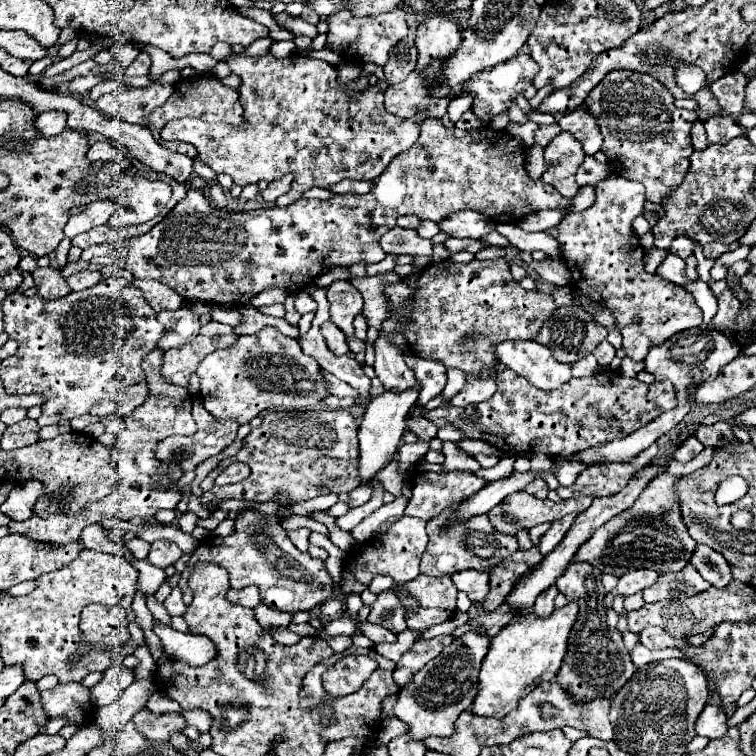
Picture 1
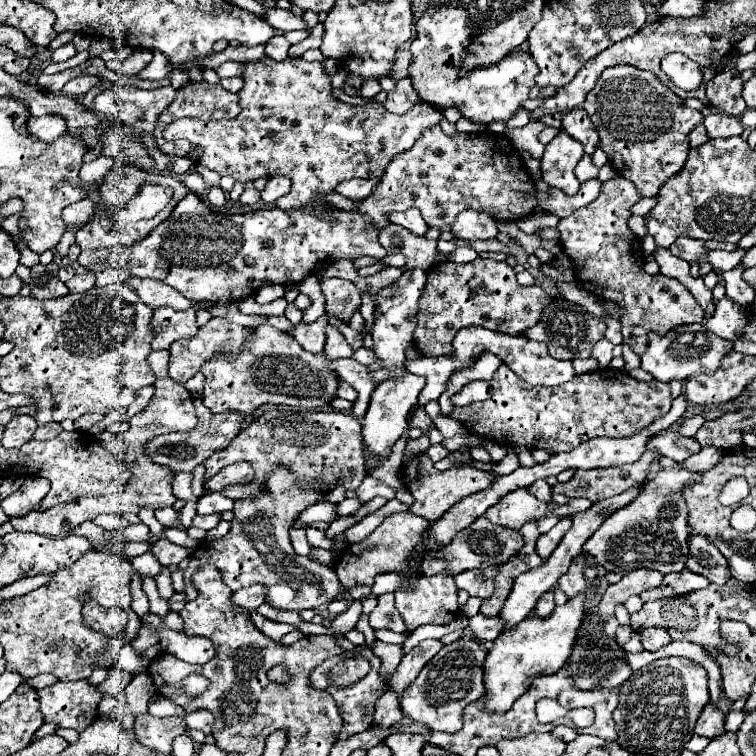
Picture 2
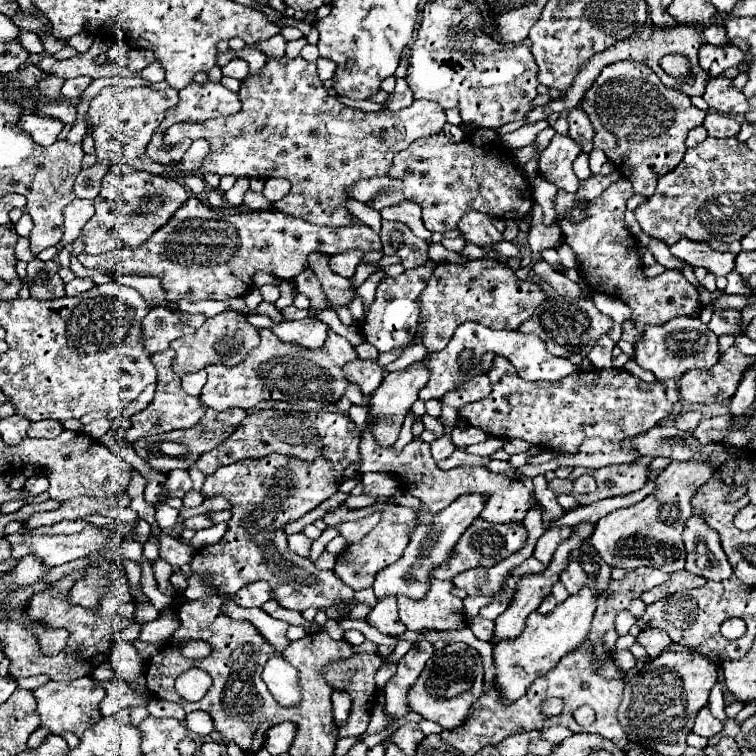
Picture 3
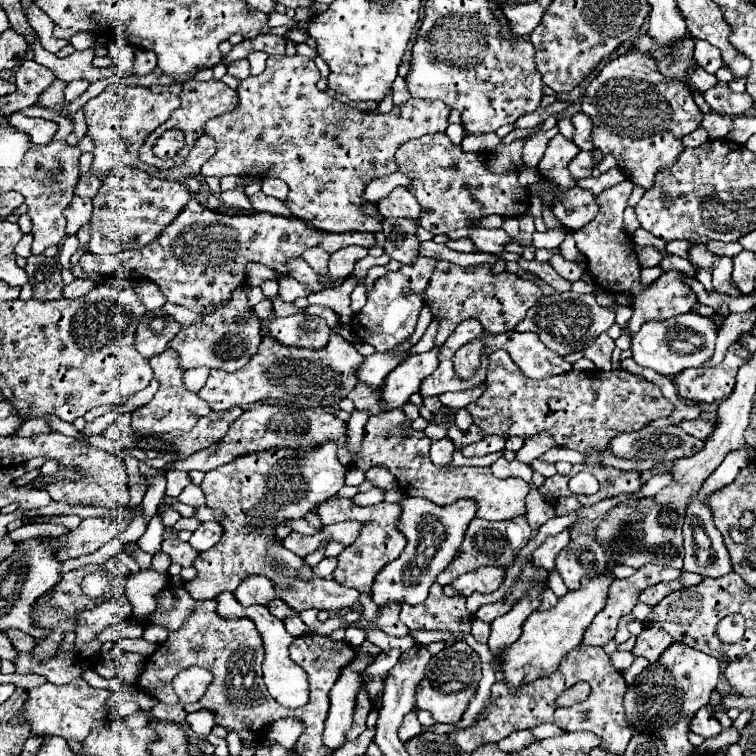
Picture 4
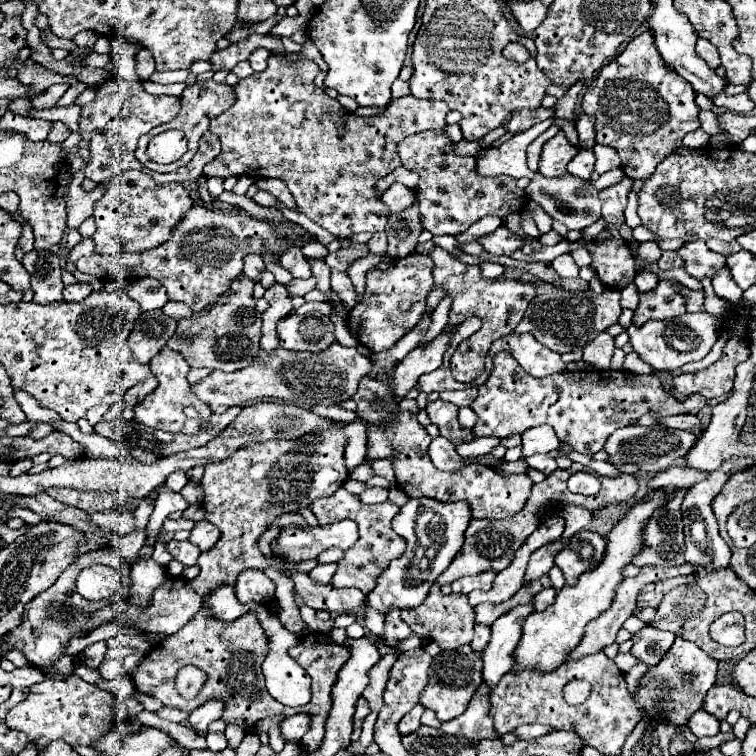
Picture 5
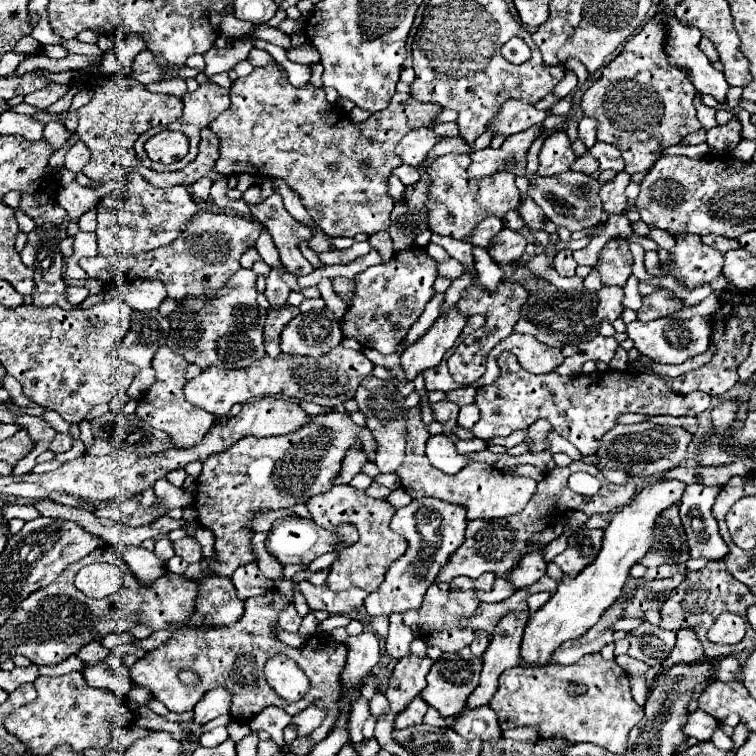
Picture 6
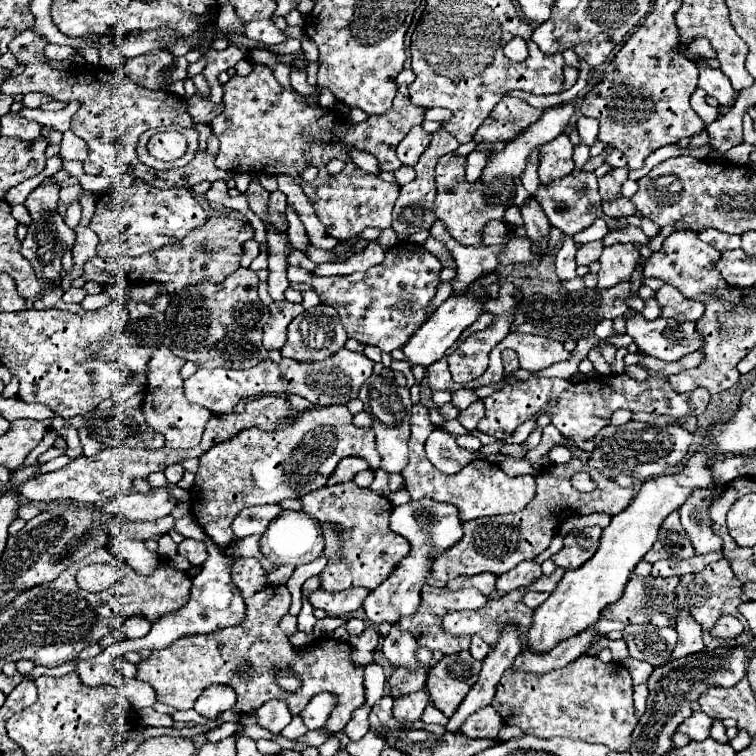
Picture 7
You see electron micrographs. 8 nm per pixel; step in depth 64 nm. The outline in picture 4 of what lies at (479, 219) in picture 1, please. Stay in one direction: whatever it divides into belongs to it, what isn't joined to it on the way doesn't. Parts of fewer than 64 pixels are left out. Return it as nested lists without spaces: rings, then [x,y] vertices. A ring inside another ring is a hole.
[[[470,224],[468,228],[472,228],[472,236],[470,236],[472,242],[482,252],[502,254],[506,250],[506,244],[514,242],[514,238],[510,238],[508,232],[502,230],[502,228],[498,228],[498,230],[478,230],[478,228],[474,228],[474,224]]]

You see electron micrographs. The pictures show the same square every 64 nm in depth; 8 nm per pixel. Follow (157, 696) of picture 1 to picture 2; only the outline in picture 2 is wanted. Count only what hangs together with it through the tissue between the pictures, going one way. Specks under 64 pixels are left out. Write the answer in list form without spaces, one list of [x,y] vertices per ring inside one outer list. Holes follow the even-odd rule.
[[[152,696],[150,704],[148,704],[148,714],[152,714],[152,716],[180,716],[180,718],[186,716],[186,712],[178,704],[172,704],[172,700],[164,700],[160,696]]]

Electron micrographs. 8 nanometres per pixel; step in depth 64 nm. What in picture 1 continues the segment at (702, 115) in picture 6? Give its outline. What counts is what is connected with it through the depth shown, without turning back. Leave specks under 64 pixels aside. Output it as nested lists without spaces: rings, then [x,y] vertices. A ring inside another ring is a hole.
[[[710,116],[704,122],[710,144],[724,144],[742,134],[742,126],[730,116]]]

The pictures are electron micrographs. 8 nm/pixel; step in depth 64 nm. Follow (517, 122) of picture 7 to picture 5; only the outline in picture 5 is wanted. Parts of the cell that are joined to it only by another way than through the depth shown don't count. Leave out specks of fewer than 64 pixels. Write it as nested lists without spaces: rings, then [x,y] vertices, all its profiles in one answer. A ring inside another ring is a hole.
[[[536,108],[536,110],[514,110],[510,114],[510,120],[504,124],[506,132],[516,134],[516,132],[524,132],[528,128],[532,128],[534,124],[552,118],[554,116],[554,108]]]

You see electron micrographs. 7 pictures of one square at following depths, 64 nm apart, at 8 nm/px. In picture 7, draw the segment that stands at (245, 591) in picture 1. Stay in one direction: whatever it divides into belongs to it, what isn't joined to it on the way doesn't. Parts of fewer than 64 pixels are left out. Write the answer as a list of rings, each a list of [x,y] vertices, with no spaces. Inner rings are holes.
[[[238,558],[234,562],[236,564],[232,564],[232,580],[242,592],[242,598],[248,598],[256,594],[260,588],[268,586],[264,568],[256,558]]]

